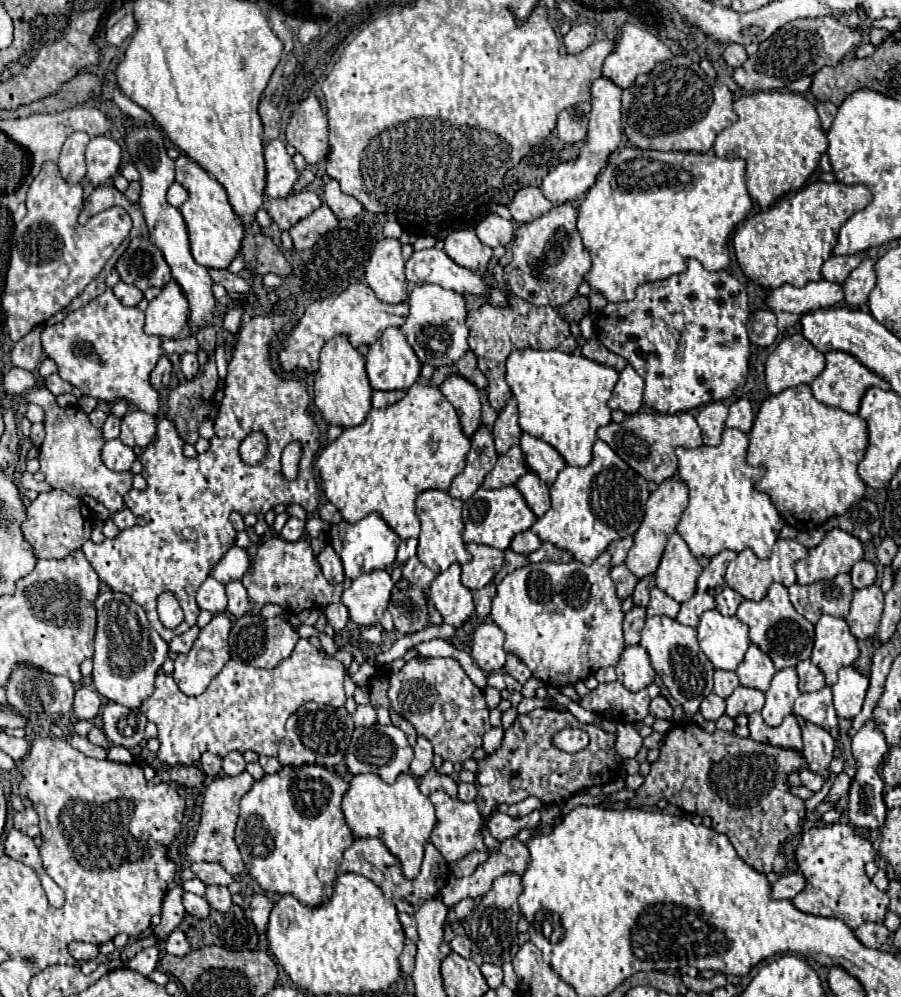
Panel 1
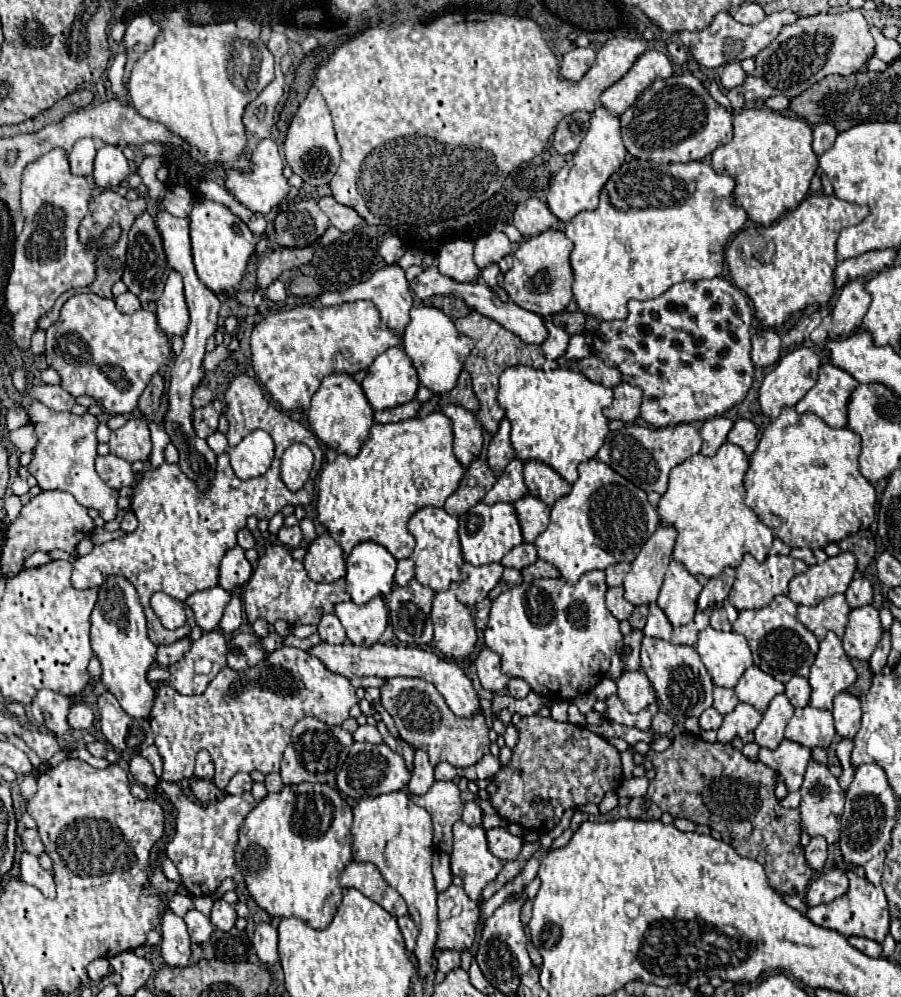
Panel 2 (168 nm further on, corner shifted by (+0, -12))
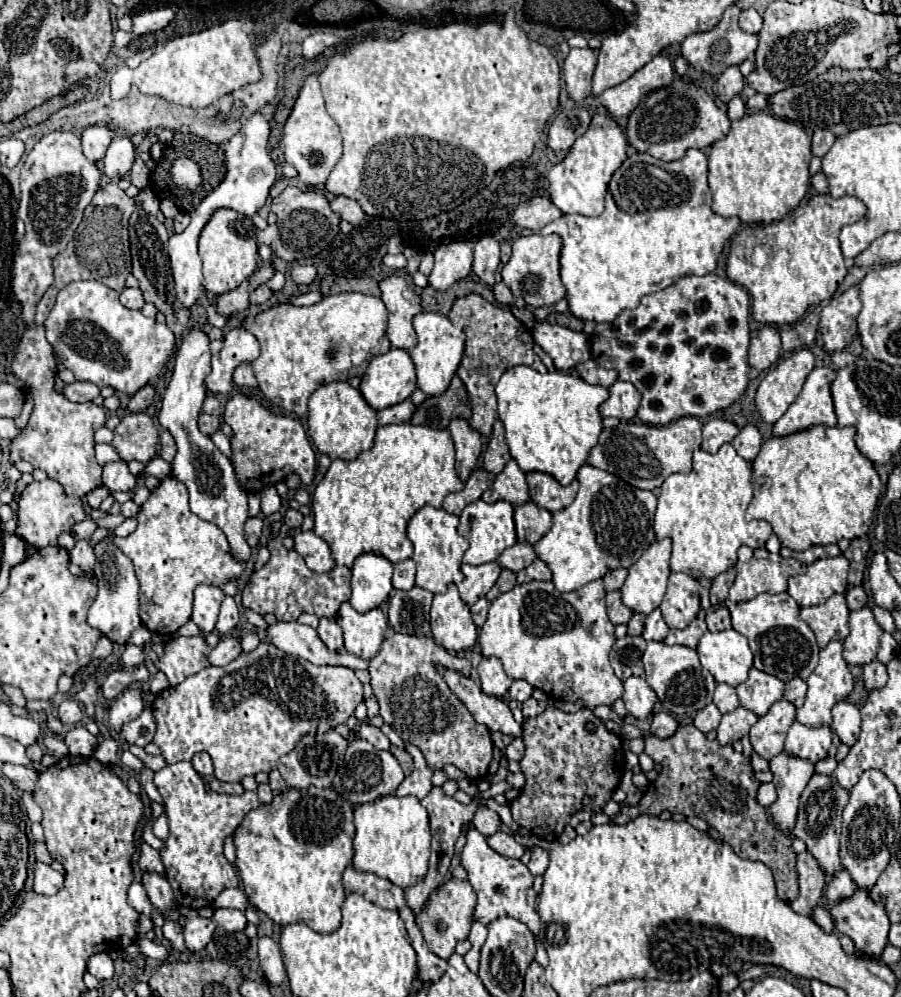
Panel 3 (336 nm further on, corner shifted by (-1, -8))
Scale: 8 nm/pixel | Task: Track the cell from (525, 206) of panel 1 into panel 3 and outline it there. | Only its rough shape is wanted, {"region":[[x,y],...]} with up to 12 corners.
{"region":[[535,197],[513,211],[513,223],[531,231],[561,217],[549,197]]}

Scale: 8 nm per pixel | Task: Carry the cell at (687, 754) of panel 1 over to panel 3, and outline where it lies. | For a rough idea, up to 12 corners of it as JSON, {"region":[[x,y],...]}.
{"region":[[693,725],[645,737],[661,765],[639,805],[701,817],[799,897],[789,833],[757,803],[749,759]]}

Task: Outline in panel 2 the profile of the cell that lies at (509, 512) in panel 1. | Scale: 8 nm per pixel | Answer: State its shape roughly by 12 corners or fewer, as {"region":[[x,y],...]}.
{"region":[[512,503],[460,515],[462,557],[500,561],[522,543]]}

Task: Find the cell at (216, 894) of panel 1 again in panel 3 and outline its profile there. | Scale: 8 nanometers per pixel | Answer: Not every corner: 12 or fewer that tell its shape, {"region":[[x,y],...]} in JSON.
{"region":[[215,909],[213,921],[229,933],[243,931],[247,919],[237,909]]}

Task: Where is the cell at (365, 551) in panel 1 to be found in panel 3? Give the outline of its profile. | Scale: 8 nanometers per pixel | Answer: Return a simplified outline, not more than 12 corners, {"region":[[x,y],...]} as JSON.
{"region":[[363,553],[351,569],[351,607],[379,607],[393,591],[393,563]]}

